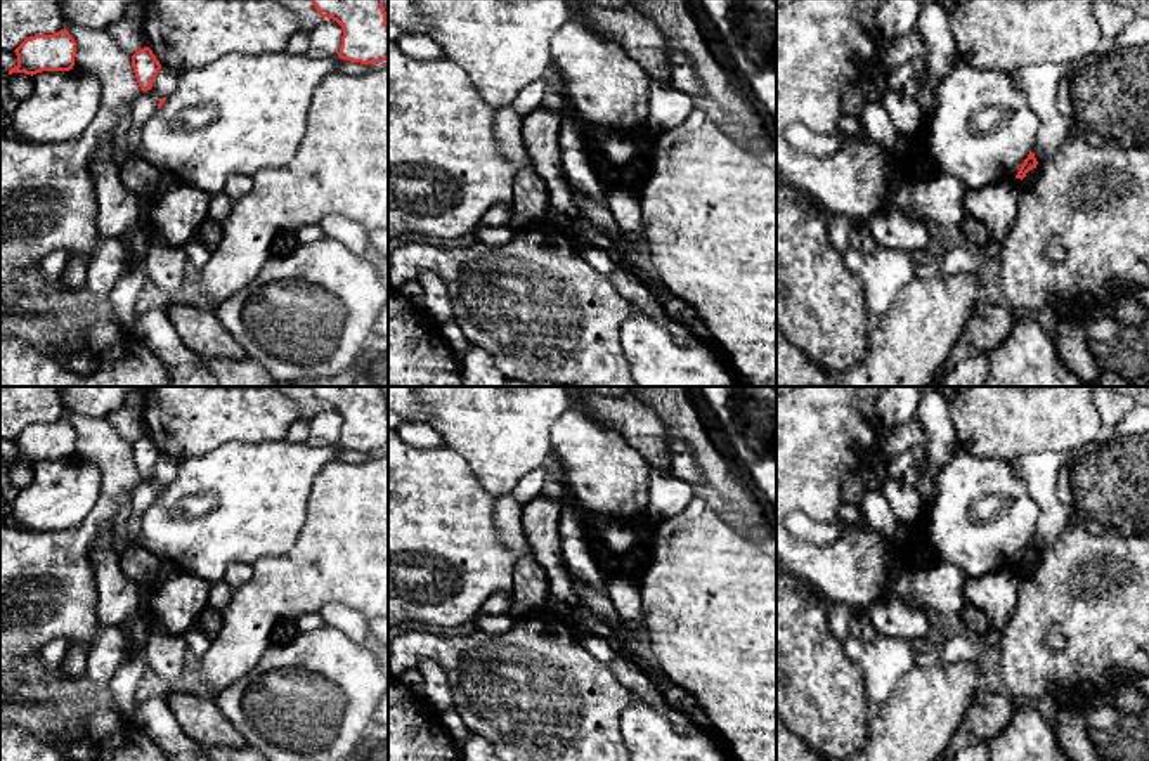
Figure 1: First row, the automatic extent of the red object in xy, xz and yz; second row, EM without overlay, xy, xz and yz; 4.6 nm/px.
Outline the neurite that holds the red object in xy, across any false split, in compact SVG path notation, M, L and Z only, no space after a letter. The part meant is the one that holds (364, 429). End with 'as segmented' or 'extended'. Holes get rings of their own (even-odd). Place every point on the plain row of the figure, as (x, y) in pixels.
M310 387L321 406L336 409L341 418L338 446L350 451L373 452L388 447L388 411L383 387Z; as segmented

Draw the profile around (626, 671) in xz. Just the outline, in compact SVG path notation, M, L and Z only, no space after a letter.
M619 655L612 664L608 664L608 667L626 688L638 693L643 700L662 707L667 719L679 733L691 732L691 725L688 723L686 716L679 709L667 707L664 704L664 699L657 695L645 671L636 662L624 655Z

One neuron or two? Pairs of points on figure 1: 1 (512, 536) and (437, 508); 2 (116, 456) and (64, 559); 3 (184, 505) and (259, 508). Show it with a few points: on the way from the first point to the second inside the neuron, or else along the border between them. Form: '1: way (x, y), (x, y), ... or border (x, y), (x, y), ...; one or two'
1: border (494, 498), (494, 533), (515, 560); two
2: way (116, 482), (113, 505), (87, 533); one
3: way (203, 507), (240, 507); one

